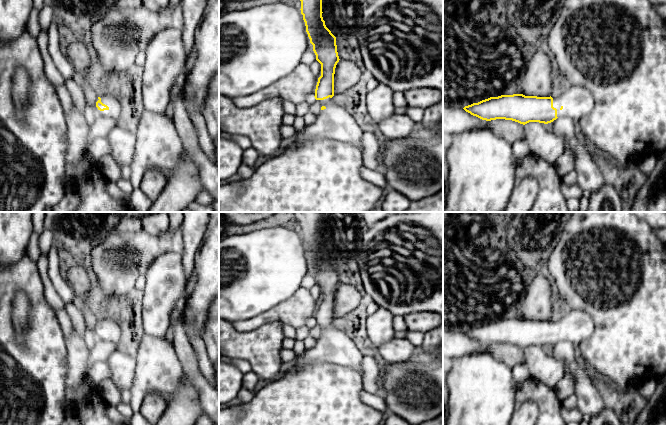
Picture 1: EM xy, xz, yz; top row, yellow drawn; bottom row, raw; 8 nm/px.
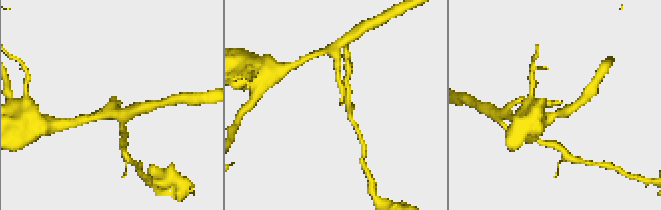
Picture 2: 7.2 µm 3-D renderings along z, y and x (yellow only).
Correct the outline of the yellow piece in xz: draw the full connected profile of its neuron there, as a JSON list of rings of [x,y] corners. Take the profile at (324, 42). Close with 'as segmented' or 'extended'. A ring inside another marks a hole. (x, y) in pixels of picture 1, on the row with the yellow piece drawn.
[[[322,0],[300,1],[306,32],[313,45],[316,60],[321,64],[321,76],[318,78],[314,96],[317,120],[297,132],[293,142],[300,146],[321,138],[330,138],[353,144],[362,152],[364,130],[353,116],[332,98],[335,68],[340,59],[336,37],[326,27],[322,17]]] | extended

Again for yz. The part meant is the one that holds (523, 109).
[[[570,85],[560,96],[537,97],[523,94],[490,97],[463,109],[482,120],[505,119],[527,124],[548,124],[557,118],[570,118],[577,123],[594,108],[592,93],[581,86]]] | extended

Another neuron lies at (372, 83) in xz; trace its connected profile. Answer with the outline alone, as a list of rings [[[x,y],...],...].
[[[366,74],[365,79],[366,79],[368,91],[373,90],[379,84],[379,82],[372,75]]]

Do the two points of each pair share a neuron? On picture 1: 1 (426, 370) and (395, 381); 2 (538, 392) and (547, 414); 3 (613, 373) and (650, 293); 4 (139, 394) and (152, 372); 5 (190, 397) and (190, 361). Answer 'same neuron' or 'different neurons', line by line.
1: same neuron
2: same neuron
3: same neuron
4: same neuron
5: different neurons

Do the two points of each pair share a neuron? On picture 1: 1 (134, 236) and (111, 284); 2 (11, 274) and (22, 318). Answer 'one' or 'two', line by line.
1: one
2: two

